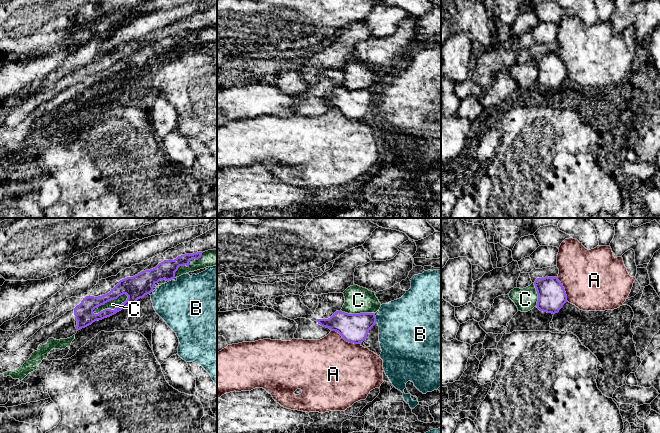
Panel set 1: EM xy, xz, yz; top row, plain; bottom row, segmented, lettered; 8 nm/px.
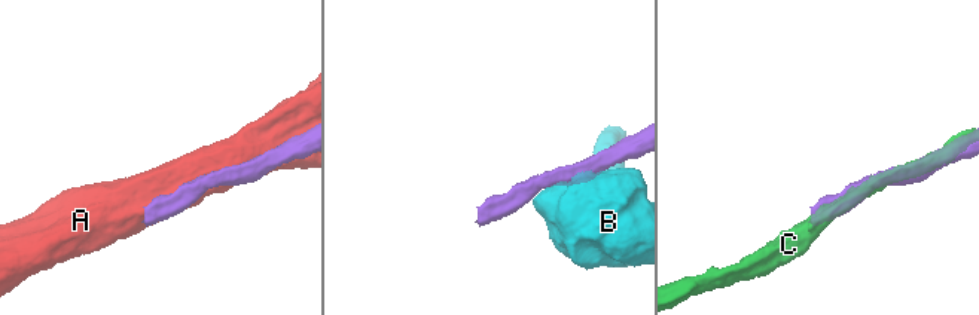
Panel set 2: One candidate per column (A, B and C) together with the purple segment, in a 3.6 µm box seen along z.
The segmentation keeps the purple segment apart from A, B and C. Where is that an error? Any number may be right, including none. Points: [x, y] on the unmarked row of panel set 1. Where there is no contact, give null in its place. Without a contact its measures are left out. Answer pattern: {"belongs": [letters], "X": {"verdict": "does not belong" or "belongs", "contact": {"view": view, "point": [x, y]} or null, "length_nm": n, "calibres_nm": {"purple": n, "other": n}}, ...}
{"belongs": [], "A": {"verdict": "does not belong", "contact": {"view": "xz", "point": [345, 116]}, "length_nm": 260, "calibres_nm": {"purple": 240, "other": 500}}, "B": {"verdict": "does not belong", "contact": {"view": "xz", "point": [375, 96]}, "length_nm": 50, "calibres_nm": {"purple": 240, "other": 440}}, "C": {"verdict": "does not belong", "contact": {"view": "xy", "point": [110, 85]}, "length_nm": 320, "calibres_nm": {"purple": 160, "other": 70}}}

